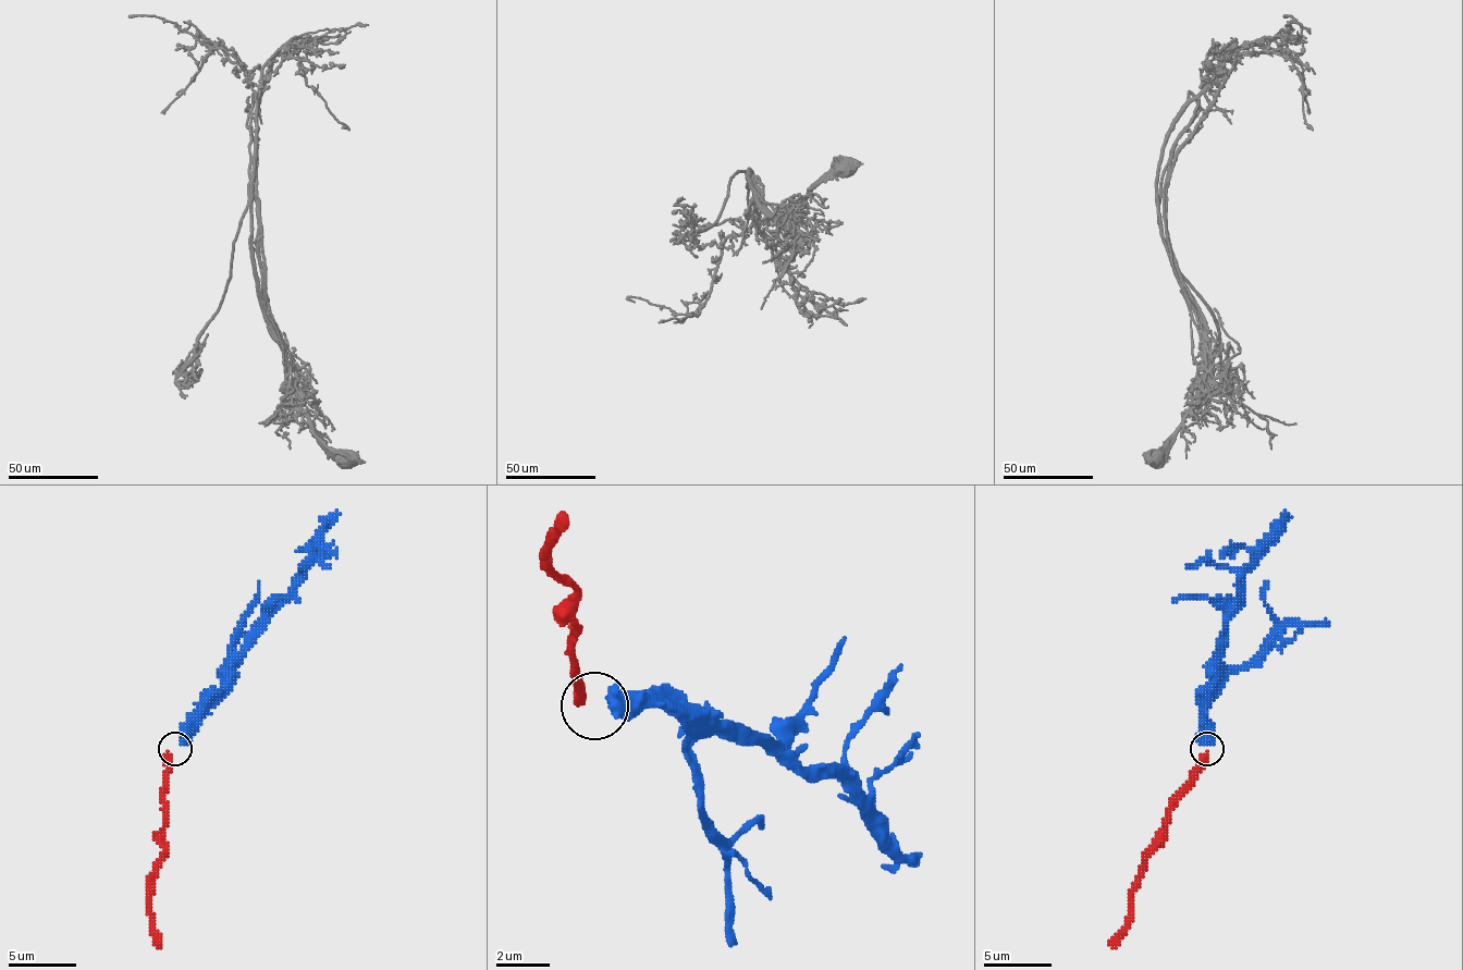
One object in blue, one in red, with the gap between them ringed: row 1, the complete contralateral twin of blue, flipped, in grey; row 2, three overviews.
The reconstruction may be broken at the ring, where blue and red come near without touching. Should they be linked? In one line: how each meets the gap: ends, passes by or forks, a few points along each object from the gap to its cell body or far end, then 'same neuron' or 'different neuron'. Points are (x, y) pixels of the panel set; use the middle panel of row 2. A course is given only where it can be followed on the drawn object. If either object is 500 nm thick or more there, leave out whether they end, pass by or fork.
blue ends there; red ends there; blue runs (606, 705), (701, 712), (775, 739), (802, 766), (828, 766), (917, 860); red runs (586, 705), (579, 699), (573, 590), (545, 556), (566, 516); different neuron

